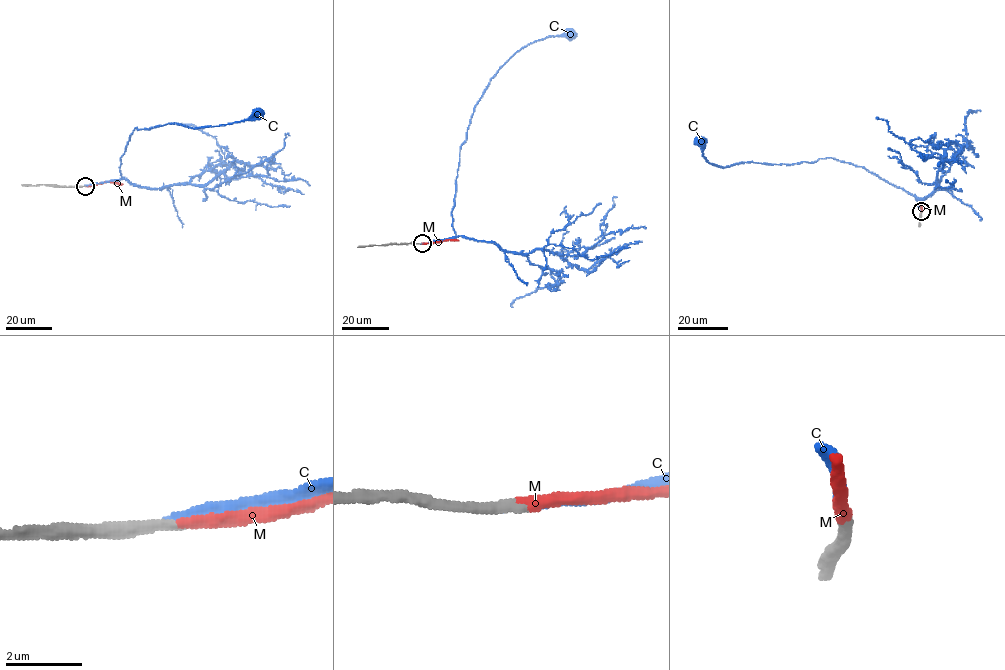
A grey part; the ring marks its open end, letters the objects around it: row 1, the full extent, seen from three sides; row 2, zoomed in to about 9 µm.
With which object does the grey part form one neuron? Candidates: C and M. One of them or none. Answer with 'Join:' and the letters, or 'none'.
Join: M

